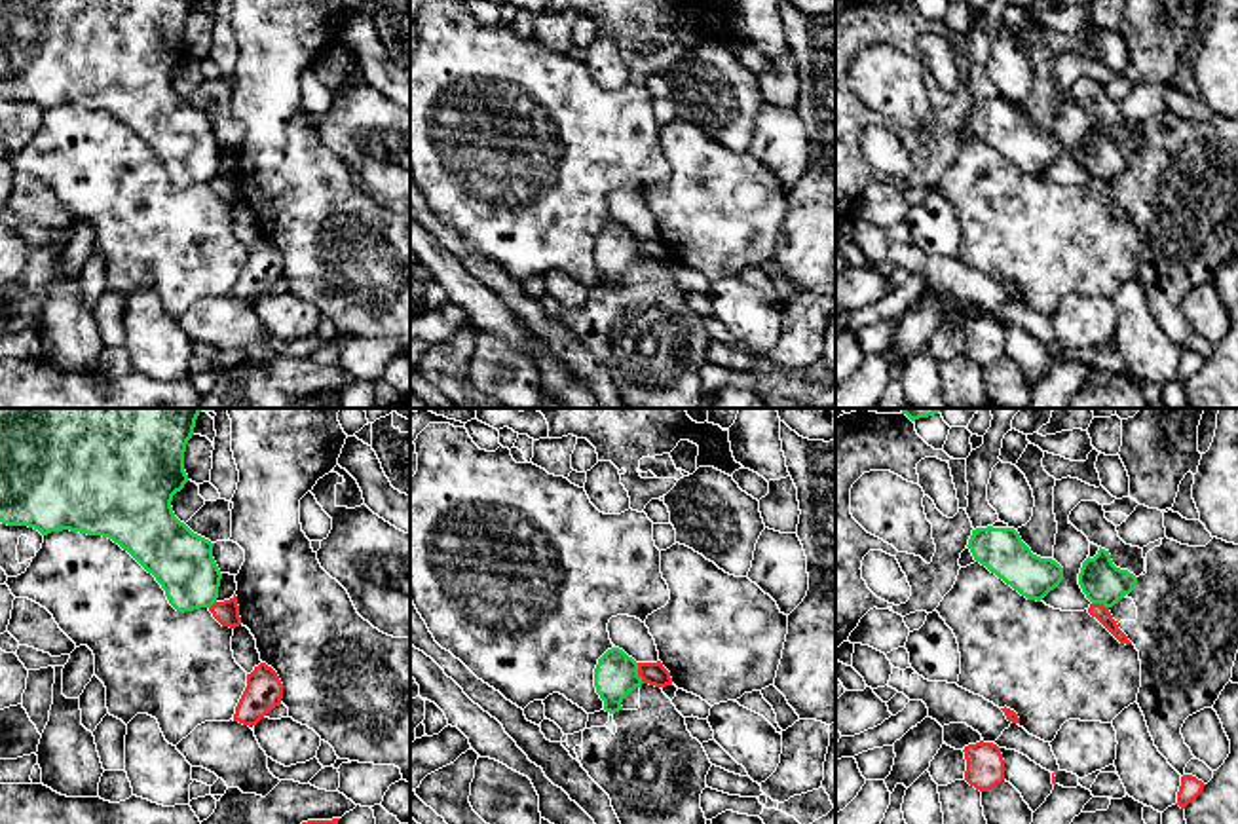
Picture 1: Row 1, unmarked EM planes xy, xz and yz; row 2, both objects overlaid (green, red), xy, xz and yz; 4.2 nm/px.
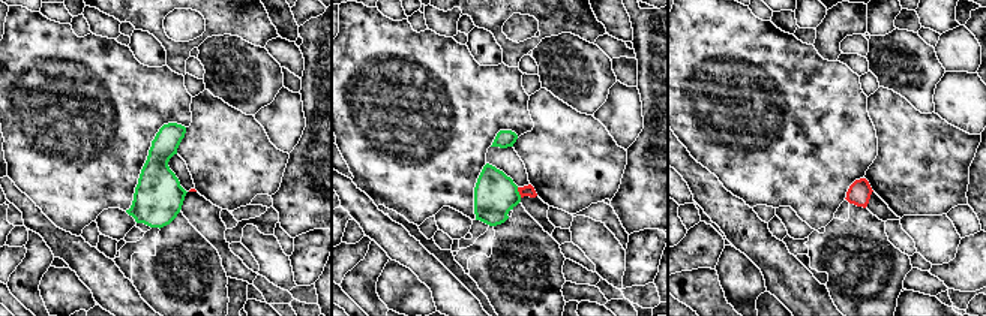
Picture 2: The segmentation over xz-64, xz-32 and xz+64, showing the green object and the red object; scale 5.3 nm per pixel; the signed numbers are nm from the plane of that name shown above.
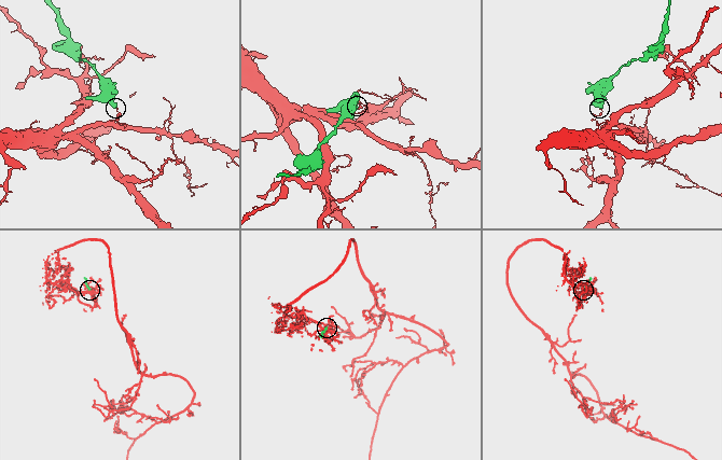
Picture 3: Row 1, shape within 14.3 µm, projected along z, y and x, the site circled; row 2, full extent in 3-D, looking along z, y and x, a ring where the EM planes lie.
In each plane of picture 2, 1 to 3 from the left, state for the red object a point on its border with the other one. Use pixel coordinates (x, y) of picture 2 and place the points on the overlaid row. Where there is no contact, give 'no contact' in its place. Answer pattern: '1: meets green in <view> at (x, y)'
1: no contact
2: meets green in xz-32 at (518, 192)
3: no contact

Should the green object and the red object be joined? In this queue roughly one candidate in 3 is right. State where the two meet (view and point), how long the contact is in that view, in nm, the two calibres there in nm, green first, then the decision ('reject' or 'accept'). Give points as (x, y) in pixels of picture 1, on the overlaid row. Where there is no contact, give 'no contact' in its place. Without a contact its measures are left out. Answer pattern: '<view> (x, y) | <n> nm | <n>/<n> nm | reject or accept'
xz (637, 673) | 90 nm | 190/100 nm | reject

